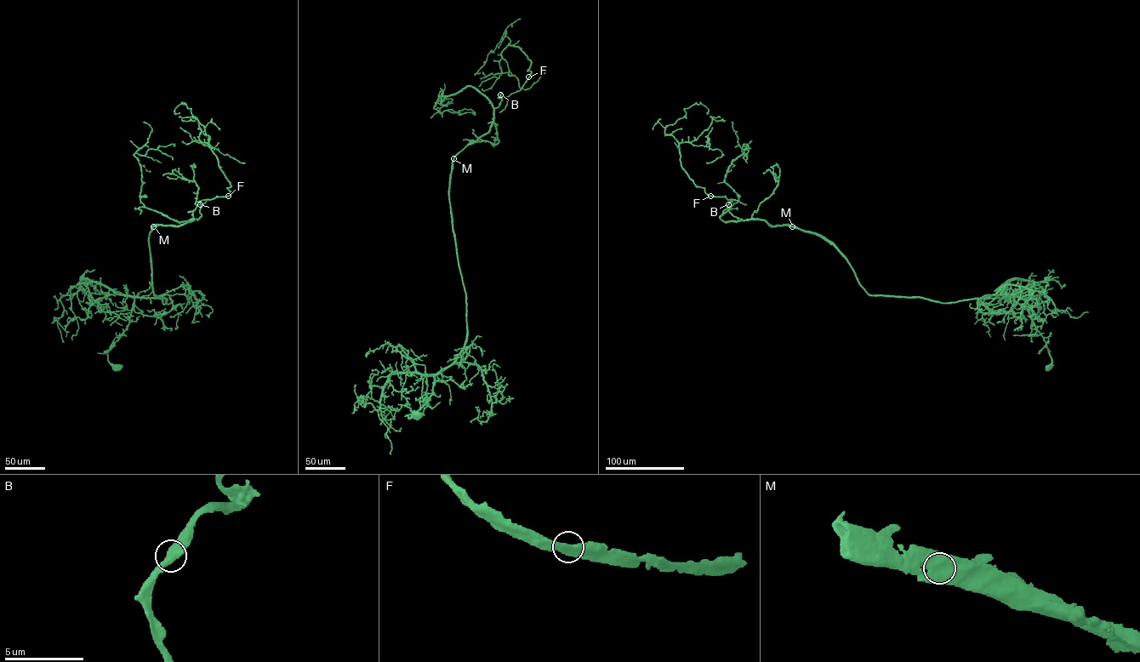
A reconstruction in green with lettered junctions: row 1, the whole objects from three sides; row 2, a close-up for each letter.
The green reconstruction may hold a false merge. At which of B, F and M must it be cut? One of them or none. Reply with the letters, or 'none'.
none

